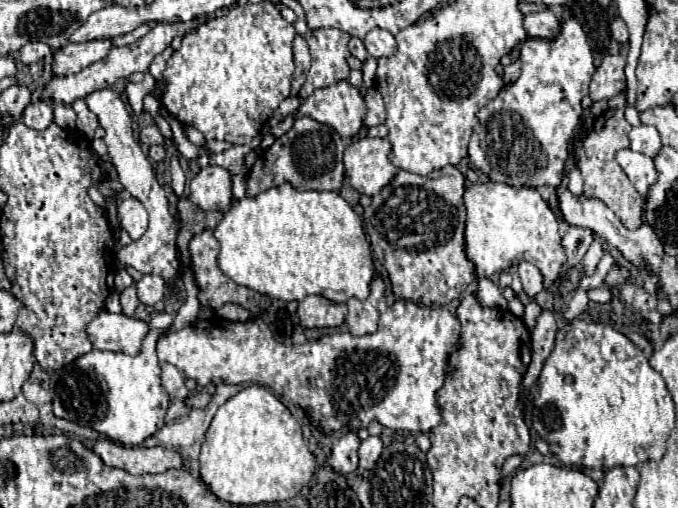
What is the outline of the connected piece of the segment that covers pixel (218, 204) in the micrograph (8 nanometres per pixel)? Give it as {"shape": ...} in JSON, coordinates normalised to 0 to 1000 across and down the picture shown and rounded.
{"shape":[[[324,327],[298,331],[280,358],[280,394],[298,413],[330,417],[342,402],[342,346]]]}

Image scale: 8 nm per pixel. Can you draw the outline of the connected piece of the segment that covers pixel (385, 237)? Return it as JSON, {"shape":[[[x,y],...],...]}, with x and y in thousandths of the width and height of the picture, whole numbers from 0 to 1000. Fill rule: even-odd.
{"shape":[[[673,327],[652,331],[649,350],[617,346],[599,335],[590,335],[581,354],[563,370],[555,386],[549,386],[549,402],[537,409],[537,453],[546,469],[549,496],[558,516],[569,528],[578,575],[587,587],[631,598],[631,602],[655,602],[684,575],[684,567],[699,555],[699,524],[687,516],[684,484],[684,433],[687,409],[681,398],[681,382],[687,370],[687,350]]]}

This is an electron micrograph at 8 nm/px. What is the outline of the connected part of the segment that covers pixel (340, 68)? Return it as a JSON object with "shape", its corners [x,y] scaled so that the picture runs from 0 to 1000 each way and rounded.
{"shape":[[[472,55],[460,63],[457,106],[460,106],[460,130],[454,142],[454,154],[448,169],[442,173],[440,189],[451,197],[463,177],[484,173],[516,146],[513,114],[519,110],[513,98],[516,67],[496,59],[496,55]]]}

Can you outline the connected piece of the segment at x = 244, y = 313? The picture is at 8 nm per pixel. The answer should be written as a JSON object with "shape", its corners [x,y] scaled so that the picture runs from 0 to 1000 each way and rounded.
{"shape":[[[342,594],[330,598],[327,606],[322,606],[319,618],[322,618],[324,626],[339,630],[339,634],[360,634],[360,630],[369,626],[369,614],[366,614],[363,606],[357,606],[357,602],[351,602],[351,598],[342,598]]]}

